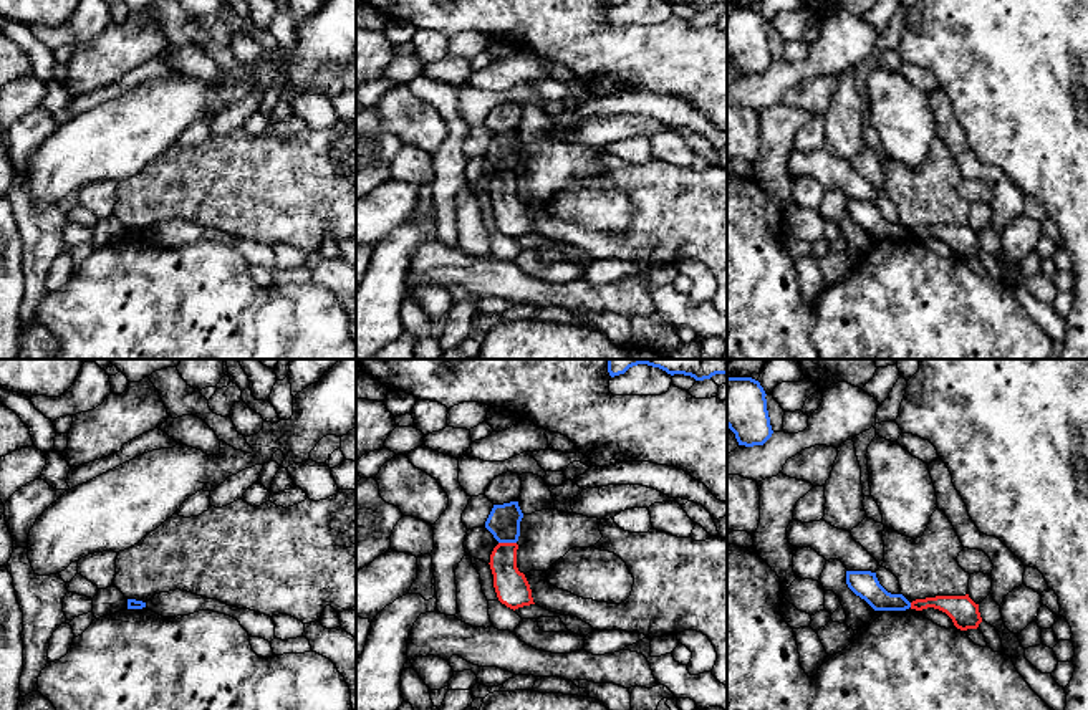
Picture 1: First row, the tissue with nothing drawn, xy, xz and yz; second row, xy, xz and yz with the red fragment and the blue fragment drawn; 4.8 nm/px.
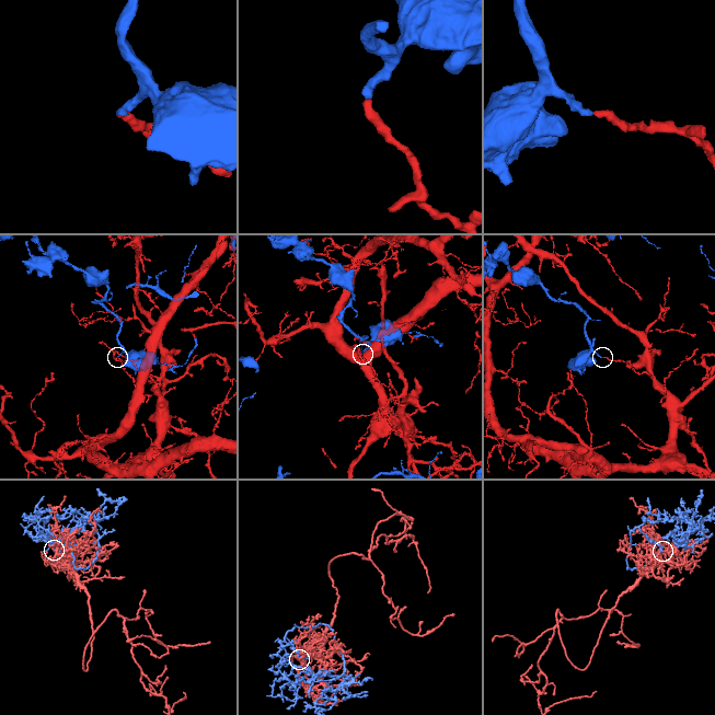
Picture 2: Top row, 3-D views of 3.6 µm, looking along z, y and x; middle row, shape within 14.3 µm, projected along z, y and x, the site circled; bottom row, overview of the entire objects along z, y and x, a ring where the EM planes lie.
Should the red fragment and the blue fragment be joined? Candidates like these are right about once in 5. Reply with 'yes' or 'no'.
no

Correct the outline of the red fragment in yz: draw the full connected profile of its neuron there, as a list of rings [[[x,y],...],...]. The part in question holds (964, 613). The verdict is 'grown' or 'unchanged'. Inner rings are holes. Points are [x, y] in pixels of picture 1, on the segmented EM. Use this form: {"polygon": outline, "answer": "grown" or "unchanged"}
{"polygon": [[[969,594],[965,596],[936,596],[926,599],[916,599],[911,602],[911,609],[922,611],[927,607],[946,612],[954,626],[960,631],[977,629],[982,622],[979,604],[975,604]]], "answer": "unchanged"}

